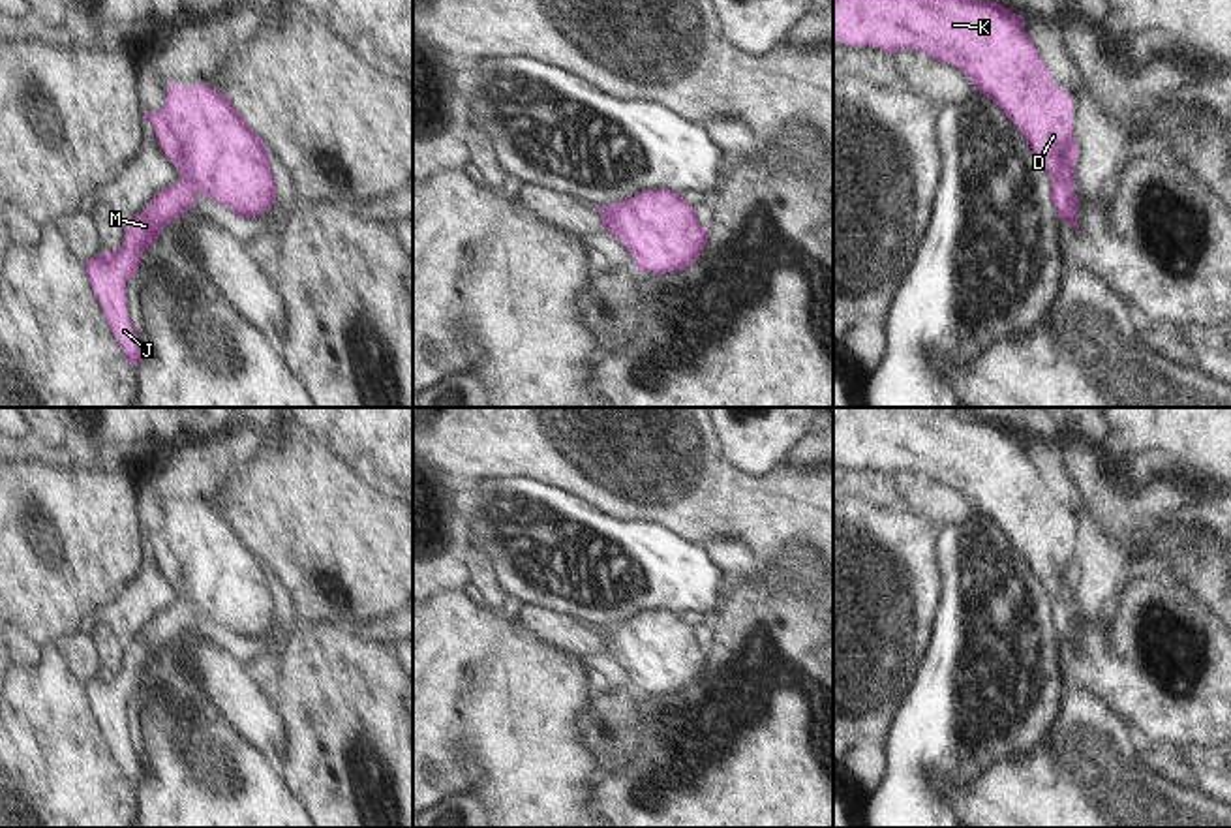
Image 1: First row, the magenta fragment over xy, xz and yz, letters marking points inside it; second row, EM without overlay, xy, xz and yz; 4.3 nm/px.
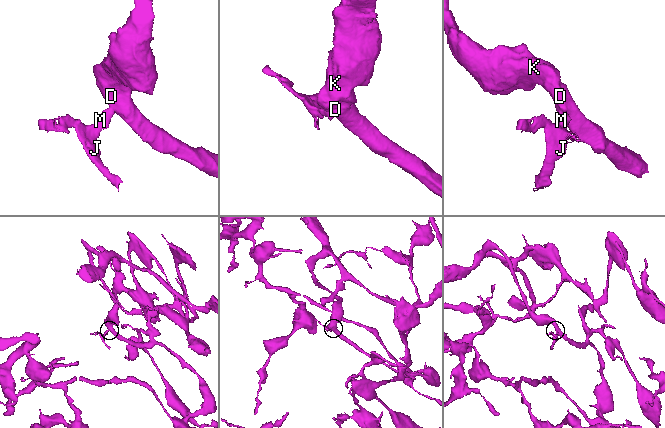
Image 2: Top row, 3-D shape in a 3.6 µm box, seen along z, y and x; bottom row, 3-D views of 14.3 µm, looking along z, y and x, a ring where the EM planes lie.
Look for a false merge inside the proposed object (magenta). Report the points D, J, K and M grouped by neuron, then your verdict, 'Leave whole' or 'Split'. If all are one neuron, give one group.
Groups: D K / J M. Split.

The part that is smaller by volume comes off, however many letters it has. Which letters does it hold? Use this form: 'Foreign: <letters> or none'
Foreign: J, M

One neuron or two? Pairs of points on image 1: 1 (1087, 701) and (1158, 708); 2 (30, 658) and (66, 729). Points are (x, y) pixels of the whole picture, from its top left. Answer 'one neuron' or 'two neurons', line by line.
1: two neurons
2: two neurons

